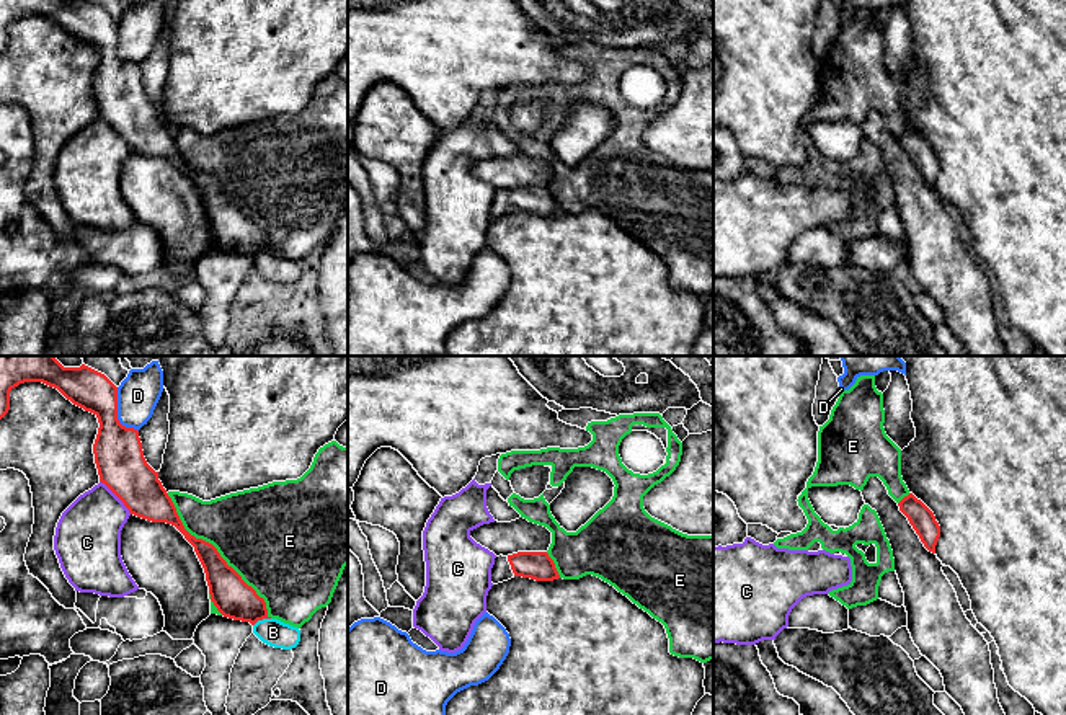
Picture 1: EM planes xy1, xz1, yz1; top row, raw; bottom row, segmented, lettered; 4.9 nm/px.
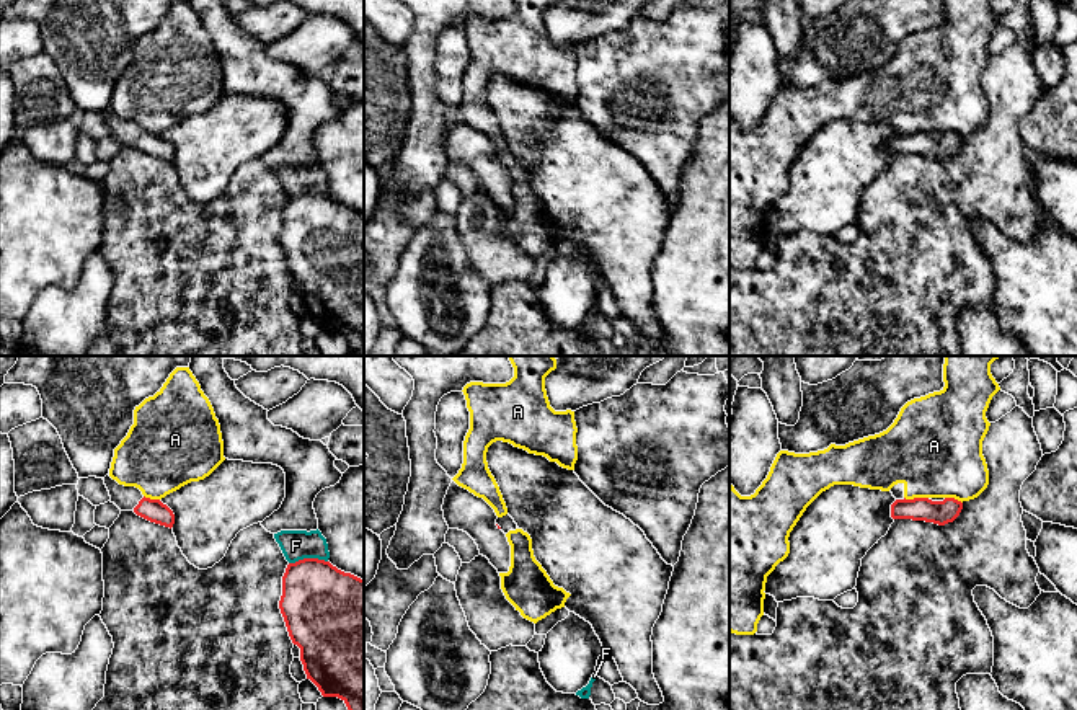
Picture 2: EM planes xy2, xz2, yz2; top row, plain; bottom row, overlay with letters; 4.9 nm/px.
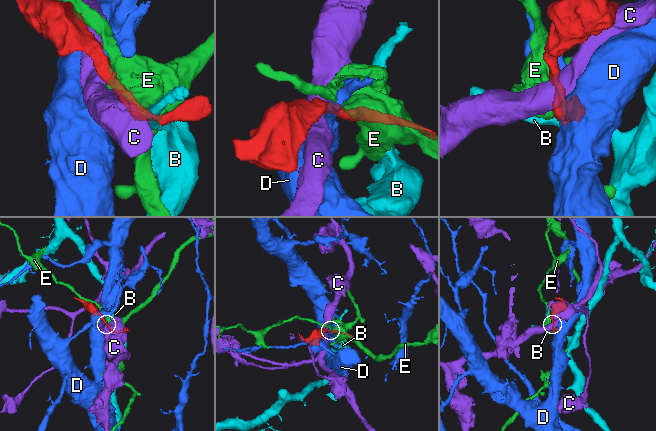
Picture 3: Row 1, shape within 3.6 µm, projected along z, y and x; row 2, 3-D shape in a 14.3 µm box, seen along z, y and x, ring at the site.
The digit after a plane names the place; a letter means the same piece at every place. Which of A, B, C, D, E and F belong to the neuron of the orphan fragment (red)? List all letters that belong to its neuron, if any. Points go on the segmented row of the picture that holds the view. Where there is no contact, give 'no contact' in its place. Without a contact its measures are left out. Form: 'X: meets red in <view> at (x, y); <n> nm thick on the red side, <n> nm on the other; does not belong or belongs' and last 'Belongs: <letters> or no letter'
A: meets red in yz2 at (916, 498); 120 nm thick on the red side, 440 nm on the other; does not belong
B: meets red in xy1 at (262, 619); 190 nm thick on the red side, 140 nm on the other; does not belong
C: meets red in xy1 at (116, 495); 240 nm thick on the red side, 320 nm on the other; does not belong
D: meets red in xy1 at (116, 413); 240 nm thick on the red side, 200 nm on the other; does not belong
E: meets red in xy1 at (216, 550); 190 nm thick on the red side, 460 nm on the other; does not belong
F: meets red in xy2 at (307, 559); 400 nm thick on the red side, 150 nm on the other; does not belong
Belongs: no letter

